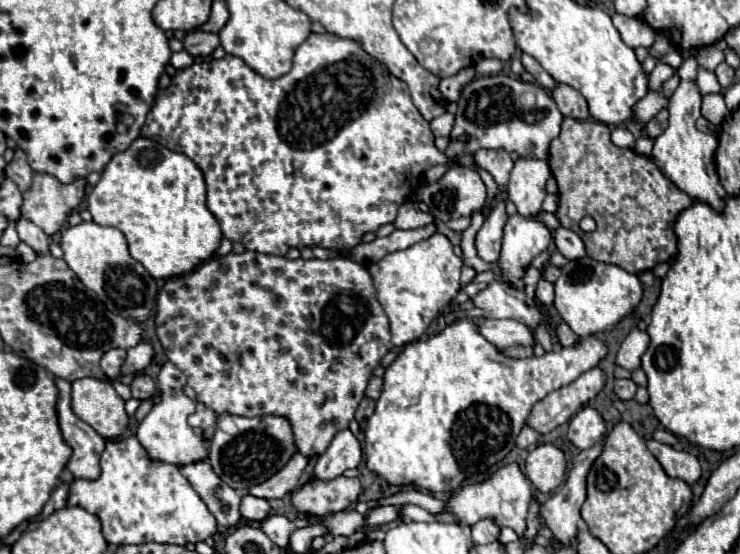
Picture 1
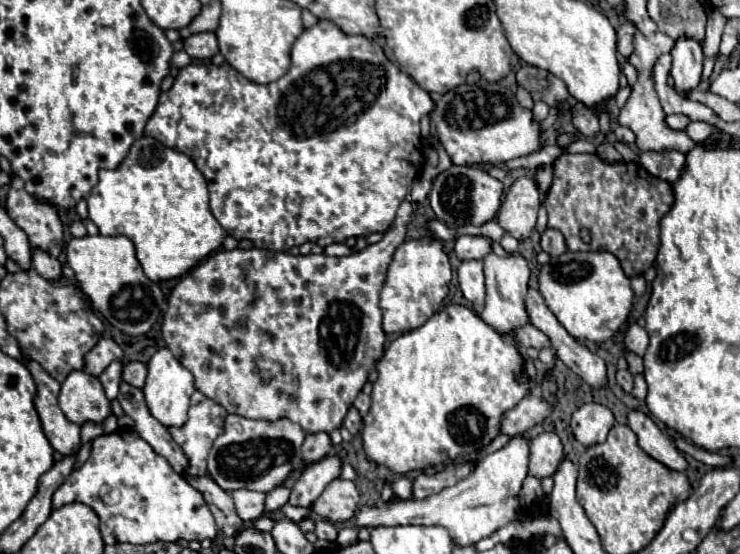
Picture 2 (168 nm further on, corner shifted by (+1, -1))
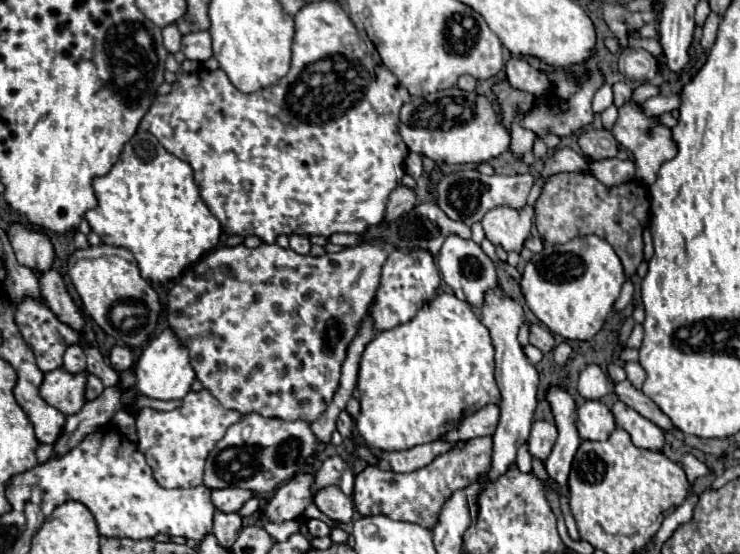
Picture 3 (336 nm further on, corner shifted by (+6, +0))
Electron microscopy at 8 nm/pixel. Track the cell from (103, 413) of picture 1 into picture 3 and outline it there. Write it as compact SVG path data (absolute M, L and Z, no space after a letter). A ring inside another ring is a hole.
M54 369L44 375L40 395L48 405L56 407L64 415L74 415L86 403L86 383L88 371L74 375L66 369Z

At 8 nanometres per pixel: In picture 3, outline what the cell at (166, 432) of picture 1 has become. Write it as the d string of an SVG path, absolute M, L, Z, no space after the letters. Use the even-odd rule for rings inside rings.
M170 329L152 339L136 361L136 389L150 399L162 399L162 401L182 399L190 391L194 377L196 375L194 369L190 367L188 351L180 345L180 341Z

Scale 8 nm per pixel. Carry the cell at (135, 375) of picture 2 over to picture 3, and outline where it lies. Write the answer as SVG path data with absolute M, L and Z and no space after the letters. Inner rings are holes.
M114 347L110 351L110 365L118 371L118 373L124 373L124 371L130 371L134 367L136 359L132 355L132 351L128 347Z

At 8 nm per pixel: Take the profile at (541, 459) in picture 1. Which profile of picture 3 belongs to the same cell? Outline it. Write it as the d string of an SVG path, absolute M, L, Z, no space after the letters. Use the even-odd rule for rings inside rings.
M534 421L532 423L532 431L530 431L530 437L528 437L528 451L532 457L540 459L540 461L546 461L552 447L554 447L554 441L558 437L558 431L552 423L548 421Z

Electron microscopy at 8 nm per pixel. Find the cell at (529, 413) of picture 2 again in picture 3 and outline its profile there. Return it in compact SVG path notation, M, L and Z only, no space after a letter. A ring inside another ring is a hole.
M486 405L474 415L468 415L462 419L458 429L452 429L448 435L444 435L444 441L468 441L476 437L492 437L500 419L500 407L498 405Z

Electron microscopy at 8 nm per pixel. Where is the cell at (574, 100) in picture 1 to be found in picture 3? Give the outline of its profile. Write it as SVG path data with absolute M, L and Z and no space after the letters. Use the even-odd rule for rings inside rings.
M586 129L586 131L582 131L578 137L578 145L594 161L616 157L616 151L618 151L618 141L614 139L612 131L608 131L608 129Z

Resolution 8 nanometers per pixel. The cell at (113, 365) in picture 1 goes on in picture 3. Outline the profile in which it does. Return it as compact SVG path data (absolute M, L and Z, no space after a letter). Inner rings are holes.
M70 345L64 353L64 369L70 373L80 373L86 369L86 353L80 345Z

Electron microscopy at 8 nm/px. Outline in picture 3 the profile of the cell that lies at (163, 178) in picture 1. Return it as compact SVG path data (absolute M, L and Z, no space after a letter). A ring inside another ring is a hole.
M138 129L138 133L124 145L124 151L112 171L108 175L96 177L92 181L98 205L86 213L86 221L90 223L92 231L102 239L106 245L120 245L134 253L140 273L146 281L152 283L166 283L178 279L184 273L184 269L192 263L196 263L204 253L214 249L220 241L220 221L210 213L206 203L200 199L198 187L194 183L194 171L192 167L178 159L176 155L168 153L158 139Z

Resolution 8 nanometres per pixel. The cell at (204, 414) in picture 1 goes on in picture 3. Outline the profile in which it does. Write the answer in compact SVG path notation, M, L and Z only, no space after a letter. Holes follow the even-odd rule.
M206 389L194 393L190 391L184 397L184 405L174 411L154 411L142 409L136 415L138 425L138 447L146 455L148 465L154 471L154 479L162 487L196 487L202 485L204 461L210 449L224 437L226 429L240 421L238 411L224 409Z

